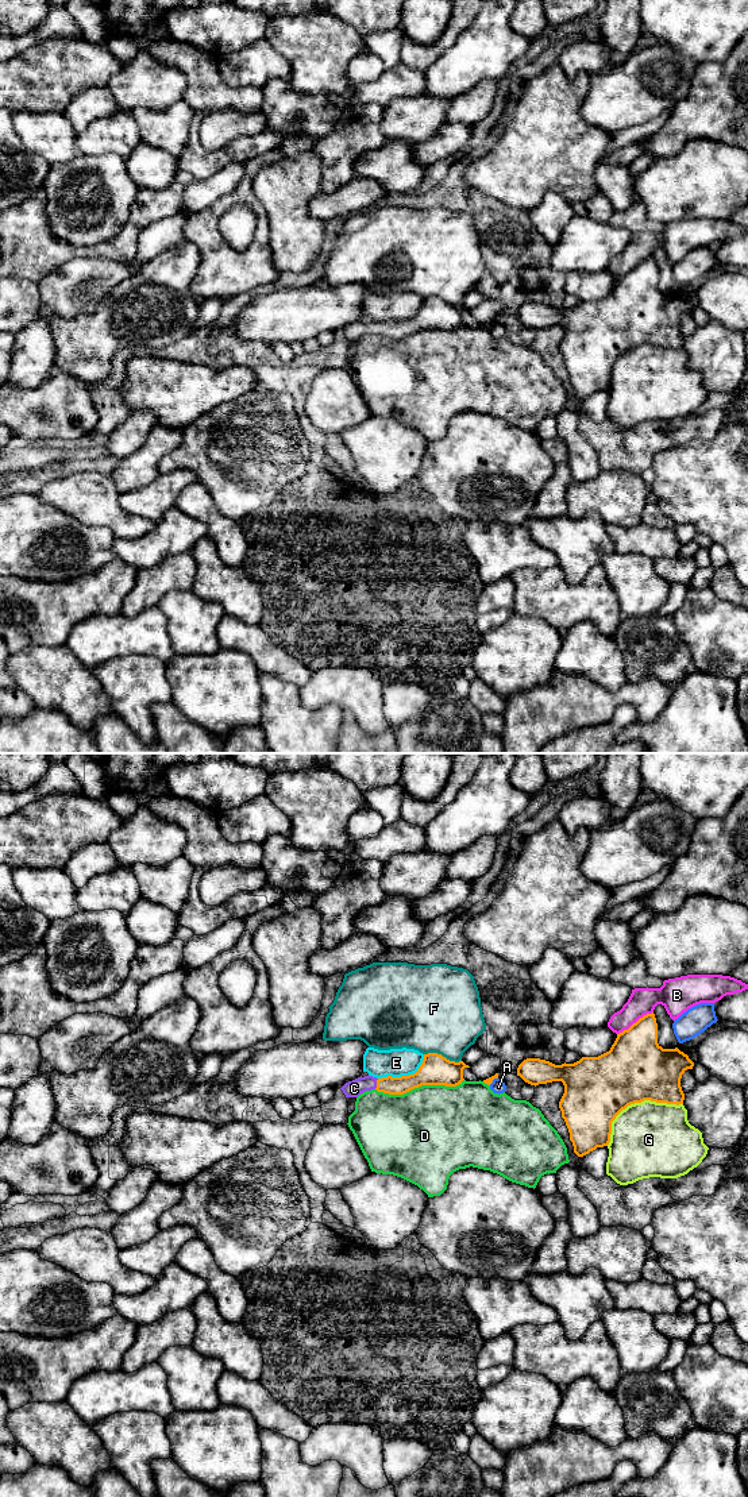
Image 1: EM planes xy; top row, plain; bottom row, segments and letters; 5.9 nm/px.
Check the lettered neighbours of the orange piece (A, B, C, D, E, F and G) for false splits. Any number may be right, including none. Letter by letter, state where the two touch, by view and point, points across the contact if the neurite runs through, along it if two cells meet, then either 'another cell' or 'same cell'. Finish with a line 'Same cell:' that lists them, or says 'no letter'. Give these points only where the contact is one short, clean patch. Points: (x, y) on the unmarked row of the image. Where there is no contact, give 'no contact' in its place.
A: xy (493, 323) | another cell
B: xy (636, 266) | another cell
C: xy (377, 328) | across xy (393, 330), (377, 328), (361, 328), (354, 332) | same cell
D: xy (419, 330) | another cell
E: xy (405, 320) | another cell
F: xy (442, 300) | along xy (424, 297), (440, 297), (450, 304), (461, 305) | another cell
G: xy (635, 346) | another cell
Same cell: C

